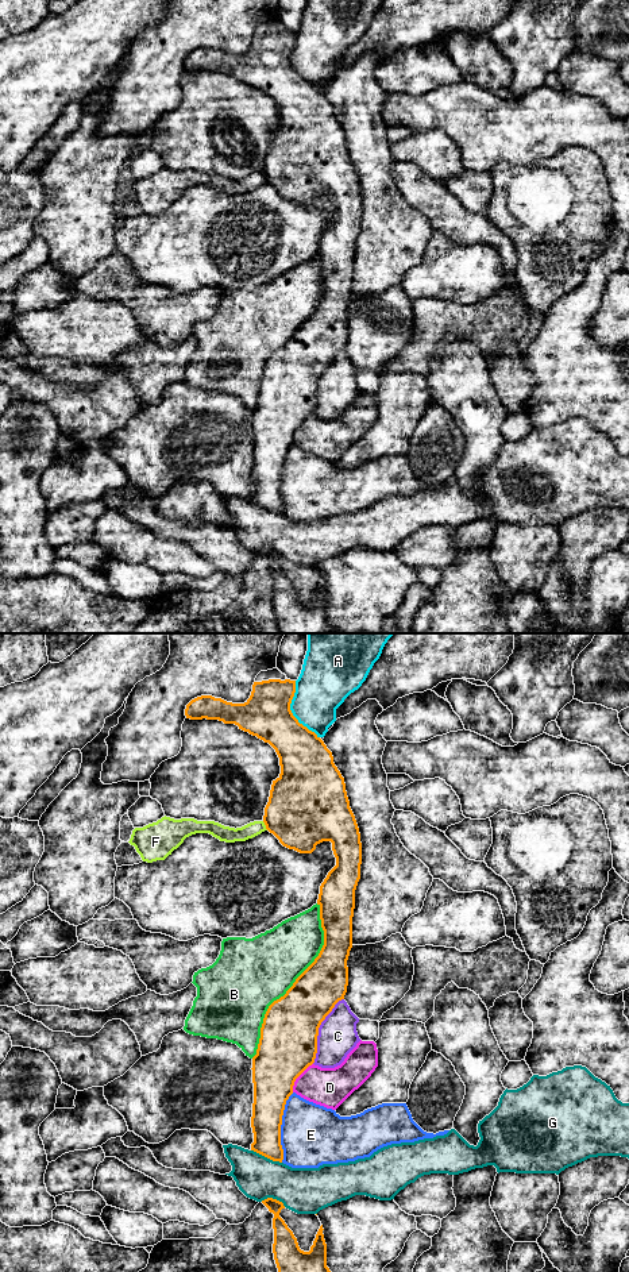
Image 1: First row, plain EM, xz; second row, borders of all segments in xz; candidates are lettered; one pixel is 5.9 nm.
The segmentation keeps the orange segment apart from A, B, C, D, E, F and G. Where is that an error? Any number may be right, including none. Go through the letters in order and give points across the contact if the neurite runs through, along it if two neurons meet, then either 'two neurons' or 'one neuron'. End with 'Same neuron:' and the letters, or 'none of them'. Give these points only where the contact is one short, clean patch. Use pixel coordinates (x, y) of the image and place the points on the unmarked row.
A: two neurons
B: two neurons
C: two neurons
D: border xz (312, 415), (296, 431), (292, 443); two neurons
E: two neurons
F: border xz (262, 173), (267, 181); two neurons
G: two neurons
Same neuron: none of them

